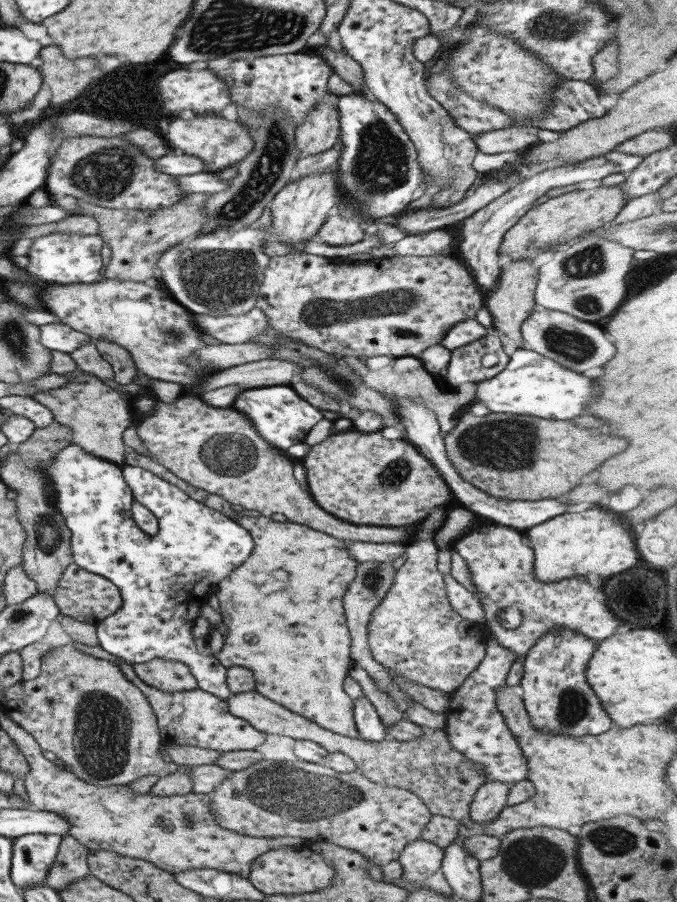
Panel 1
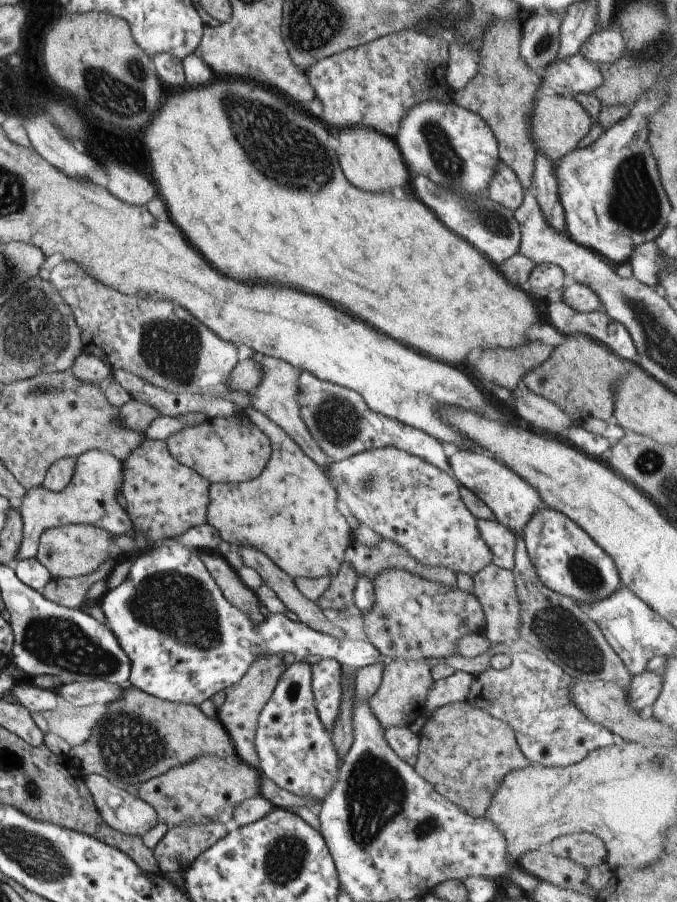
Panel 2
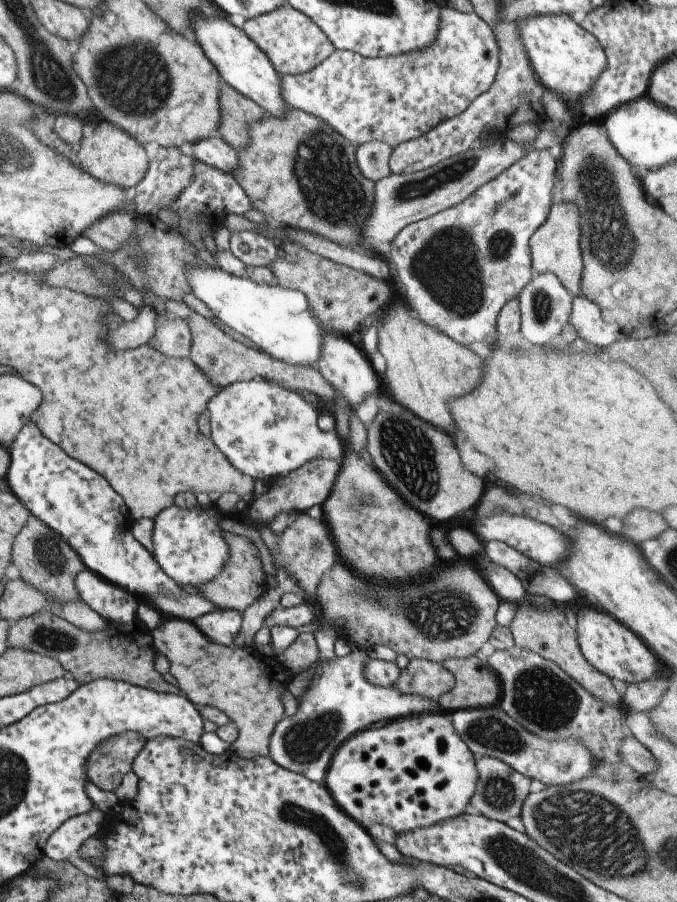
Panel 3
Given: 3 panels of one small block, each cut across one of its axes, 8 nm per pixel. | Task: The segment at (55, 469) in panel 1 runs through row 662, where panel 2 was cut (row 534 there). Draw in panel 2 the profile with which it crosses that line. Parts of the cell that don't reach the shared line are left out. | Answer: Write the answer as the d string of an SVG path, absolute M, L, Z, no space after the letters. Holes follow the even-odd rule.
M206 522L191 527L178 537L156 543L149 543L140 531L133 528L125 535L134 540L139 555L135 559L131 558L132 565L125 580L109 589L97 605L109 624L107 628L129 659L130 673L127 683L136 689L158 699L199 706L204 700L210 699L212 694L235 684L257 657L265 657L267 653L293 654L296 660L317 654L321 659L335 659L341 667L353 672L362 666L386 661L367 640L346 637L336 639L314 631L301 621L287 619L281 613L269 614L261 623L252 623L243 611L227 602L205 565L195 554L199 548L213 548L220 541L216 530Z

